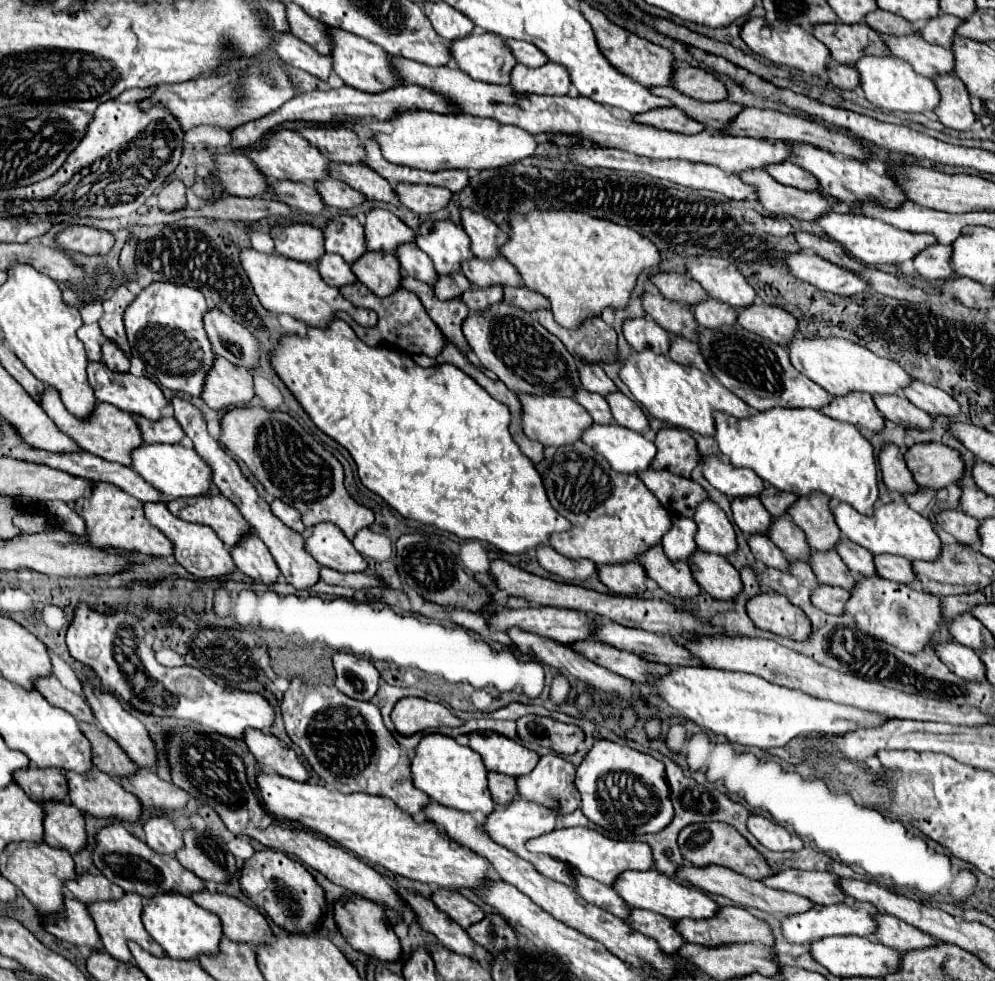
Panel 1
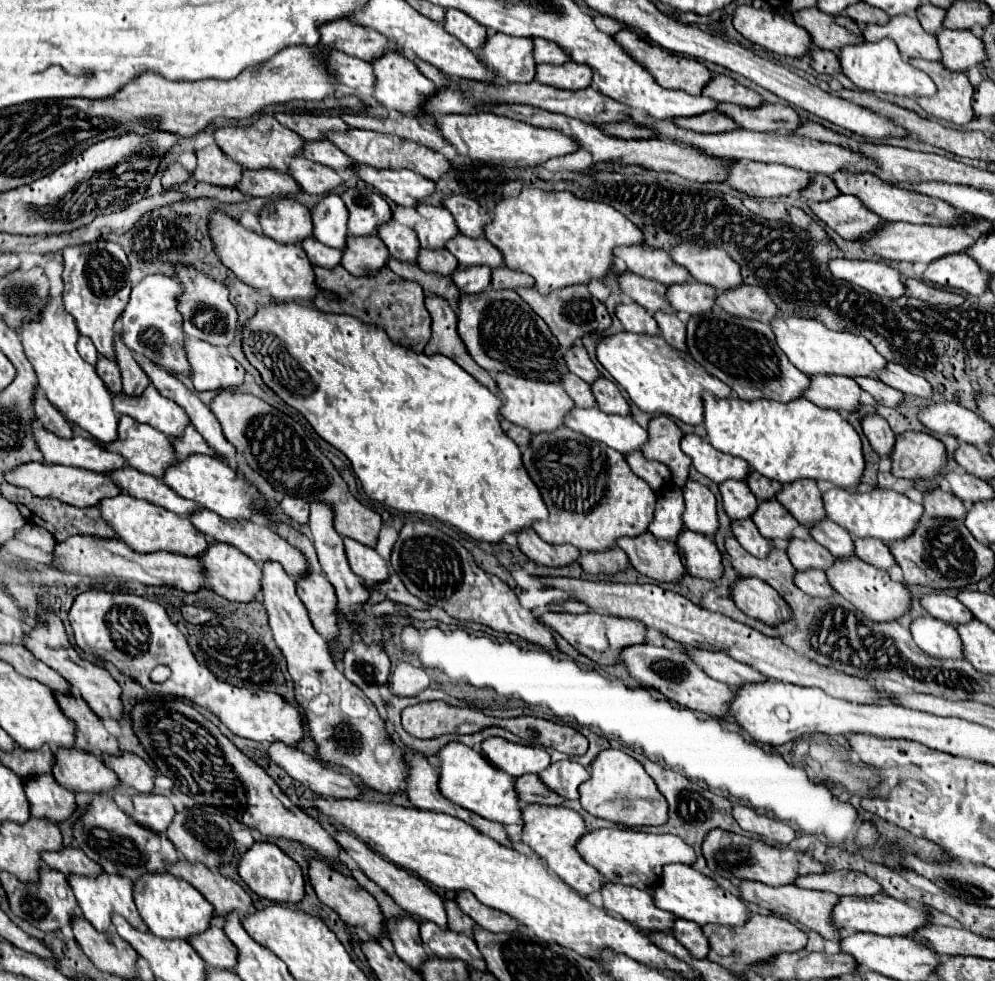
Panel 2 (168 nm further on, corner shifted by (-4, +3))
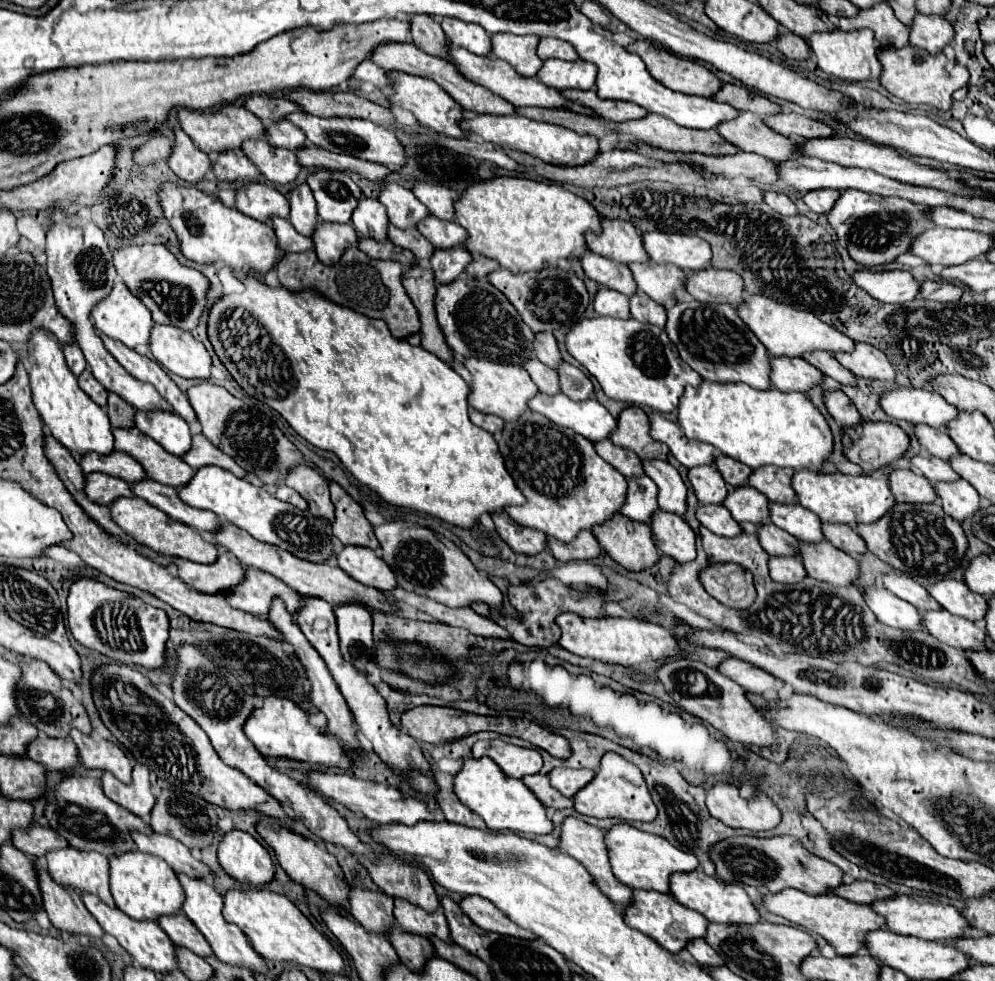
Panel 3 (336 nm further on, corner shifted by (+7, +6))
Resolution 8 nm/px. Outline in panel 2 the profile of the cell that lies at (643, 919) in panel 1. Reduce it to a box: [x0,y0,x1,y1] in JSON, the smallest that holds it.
[672,918,708,958]

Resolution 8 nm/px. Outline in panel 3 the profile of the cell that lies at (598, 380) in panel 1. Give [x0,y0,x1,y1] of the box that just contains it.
[533,331,563,367]

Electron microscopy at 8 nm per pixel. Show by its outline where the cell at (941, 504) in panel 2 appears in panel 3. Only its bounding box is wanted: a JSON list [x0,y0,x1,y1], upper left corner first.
[889,469,937,503]

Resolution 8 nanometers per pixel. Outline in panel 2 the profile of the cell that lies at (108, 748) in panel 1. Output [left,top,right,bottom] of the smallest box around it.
[56,692,120,756]

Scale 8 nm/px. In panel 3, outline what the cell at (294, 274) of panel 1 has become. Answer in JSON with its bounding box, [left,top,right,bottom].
[157,183,281,275]

